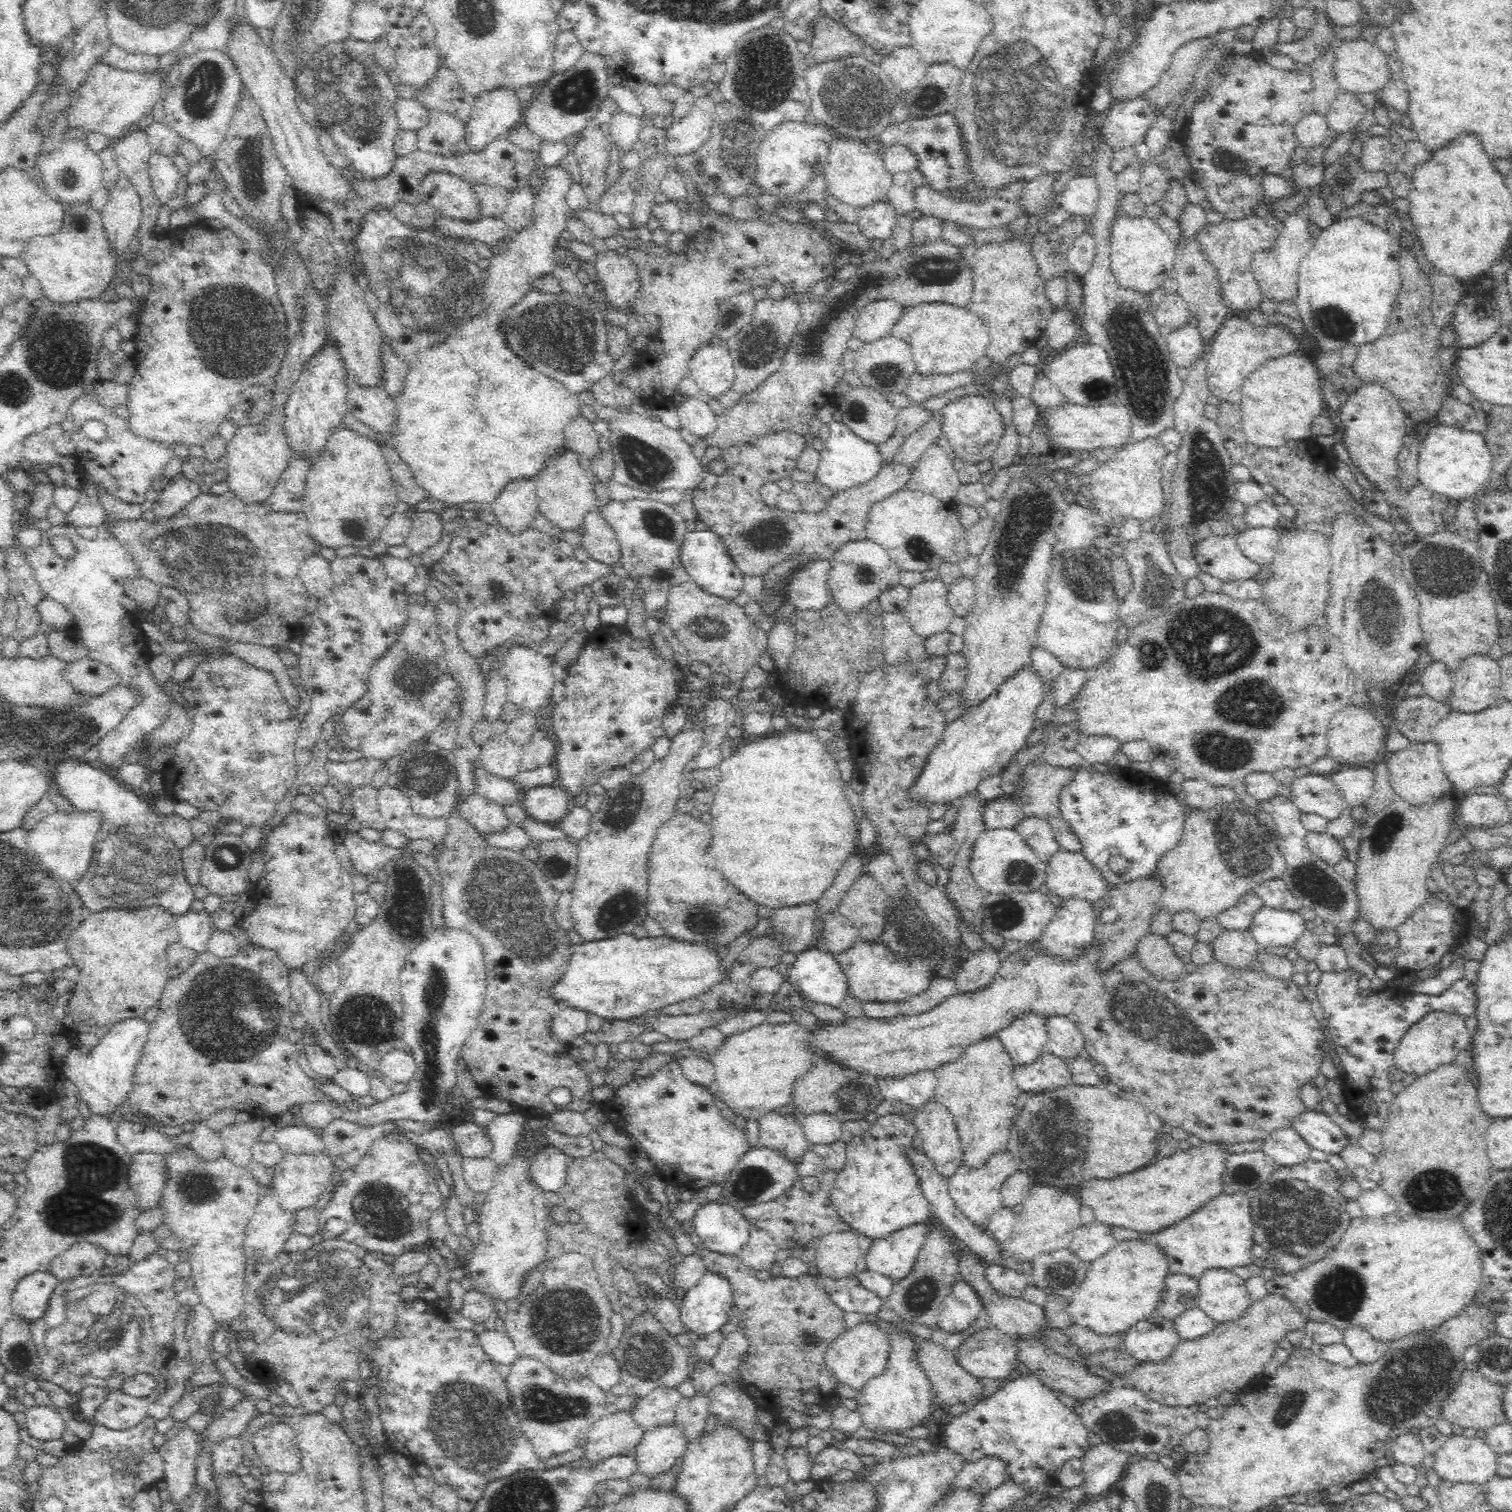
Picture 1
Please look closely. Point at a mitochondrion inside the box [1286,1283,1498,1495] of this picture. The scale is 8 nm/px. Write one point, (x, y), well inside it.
(1402, 1388)

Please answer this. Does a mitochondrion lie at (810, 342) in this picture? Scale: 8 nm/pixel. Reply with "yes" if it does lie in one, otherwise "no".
yes

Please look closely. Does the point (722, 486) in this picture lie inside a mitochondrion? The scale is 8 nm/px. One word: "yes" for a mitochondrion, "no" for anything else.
no

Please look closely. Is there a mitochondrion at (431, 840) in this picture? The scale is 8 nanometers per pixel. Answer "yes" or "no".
no

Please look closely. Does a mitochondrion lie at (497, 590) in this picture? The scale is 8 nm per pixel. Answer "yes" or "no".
yes

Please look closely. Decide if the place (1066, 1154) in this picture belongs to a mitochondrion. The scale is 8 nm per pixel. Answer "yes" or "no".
yes

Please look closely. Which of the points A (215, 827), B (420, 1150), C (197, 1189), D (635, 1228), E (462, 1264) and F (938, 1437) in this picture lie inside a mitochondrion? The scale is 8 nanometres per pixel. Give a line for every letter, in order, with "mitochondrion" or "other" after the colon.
A: other
B: other
C: mitochondrion
D: other
E: other
F: other

